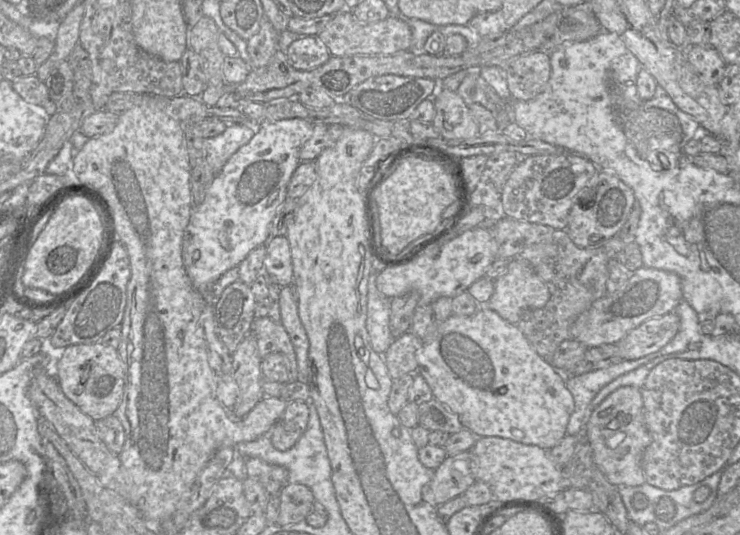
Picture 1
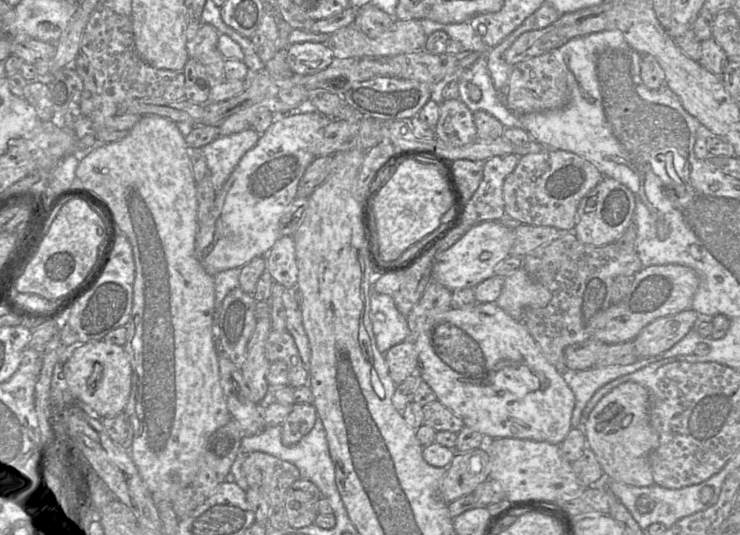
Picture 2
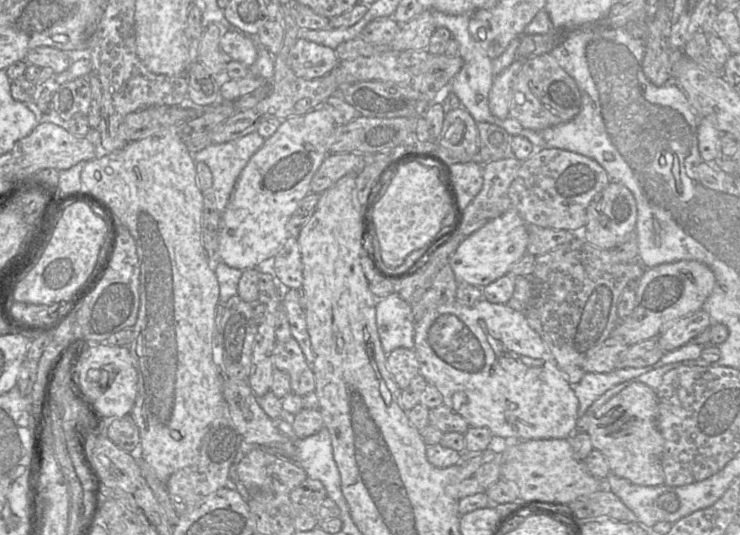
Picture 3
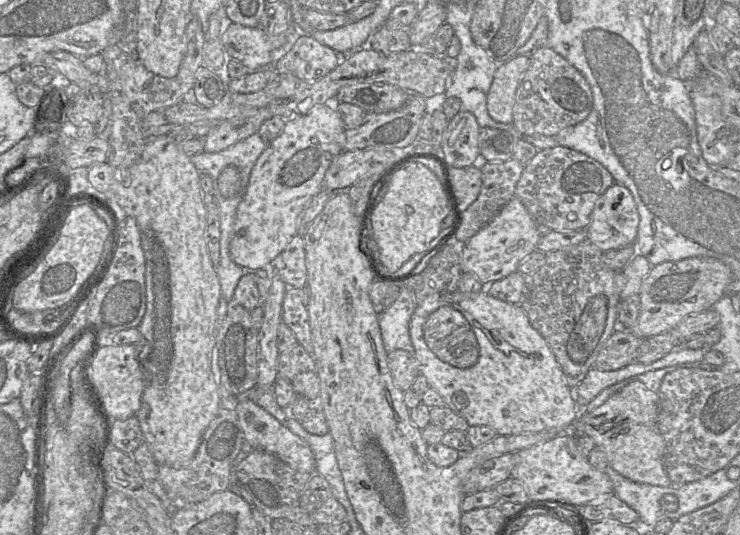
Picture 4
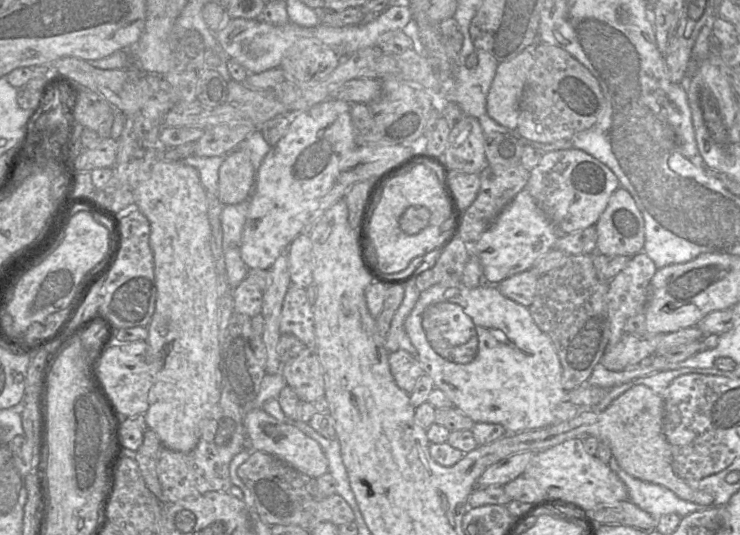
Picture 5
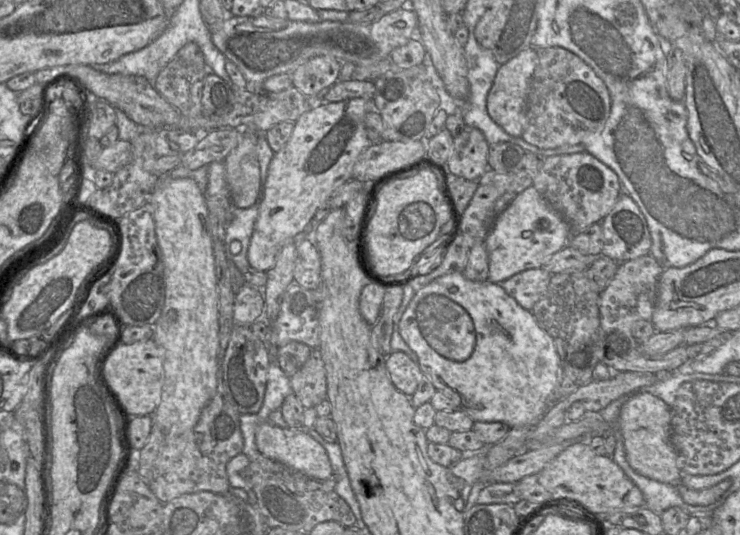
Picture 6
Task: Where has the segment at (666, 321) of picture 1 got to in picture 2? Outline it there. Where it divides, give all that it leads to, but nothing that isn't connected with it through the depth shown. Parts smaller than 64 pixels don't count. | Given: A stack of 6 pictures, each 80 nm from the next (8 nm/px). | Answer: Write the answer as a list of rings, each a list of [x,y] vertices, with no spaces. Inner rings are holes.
[[[693,309],[660,317],[645,326],[632,342],[639,359],[658,356],[696,327],[701,316]]]

